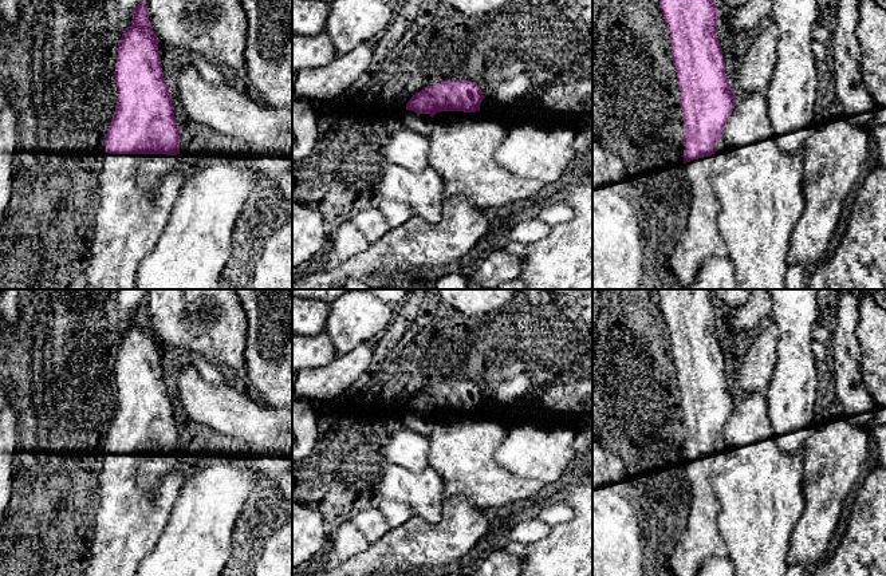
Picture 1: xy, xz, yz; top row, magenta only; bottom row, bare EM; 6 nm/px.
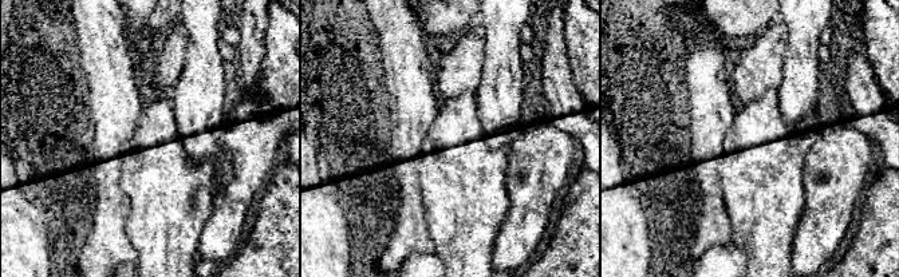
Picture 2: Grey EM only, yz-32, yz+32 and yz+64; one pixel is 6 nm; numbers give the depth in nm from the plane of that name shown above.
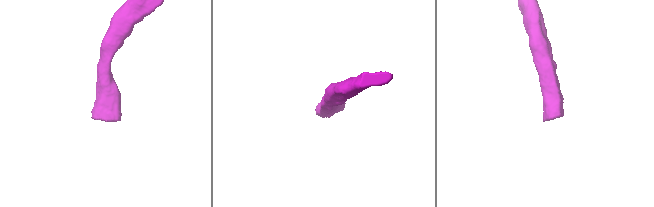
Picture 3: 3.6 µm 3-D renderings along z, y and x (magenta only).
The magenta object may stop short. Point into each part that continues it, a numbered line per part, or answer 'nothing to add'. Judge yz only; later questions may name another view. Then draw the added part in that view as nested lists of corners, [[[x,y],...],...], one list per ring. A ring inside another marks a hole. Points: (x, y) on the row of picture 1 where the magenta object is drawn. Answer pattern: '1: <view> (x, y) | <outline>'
1: yz (701, 239) | [[[712,157],[685,163],[690,182],[690,209],[686,228],[670,257],[670,268],[684,288],[693,284],[701,264],[709,257],[729,257],[720,234],[721,205],[712,188]]]

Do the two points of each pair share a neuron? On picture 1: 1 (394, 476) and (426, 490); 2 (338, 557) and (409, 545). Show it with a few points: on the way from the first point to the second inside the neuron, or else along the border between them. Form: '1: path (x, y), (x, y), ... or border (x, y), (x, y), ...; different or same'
1: path (402, 484), (406, 488), (418, 490); same
2: border (370, 543), (362, 552), (343, 561); different

